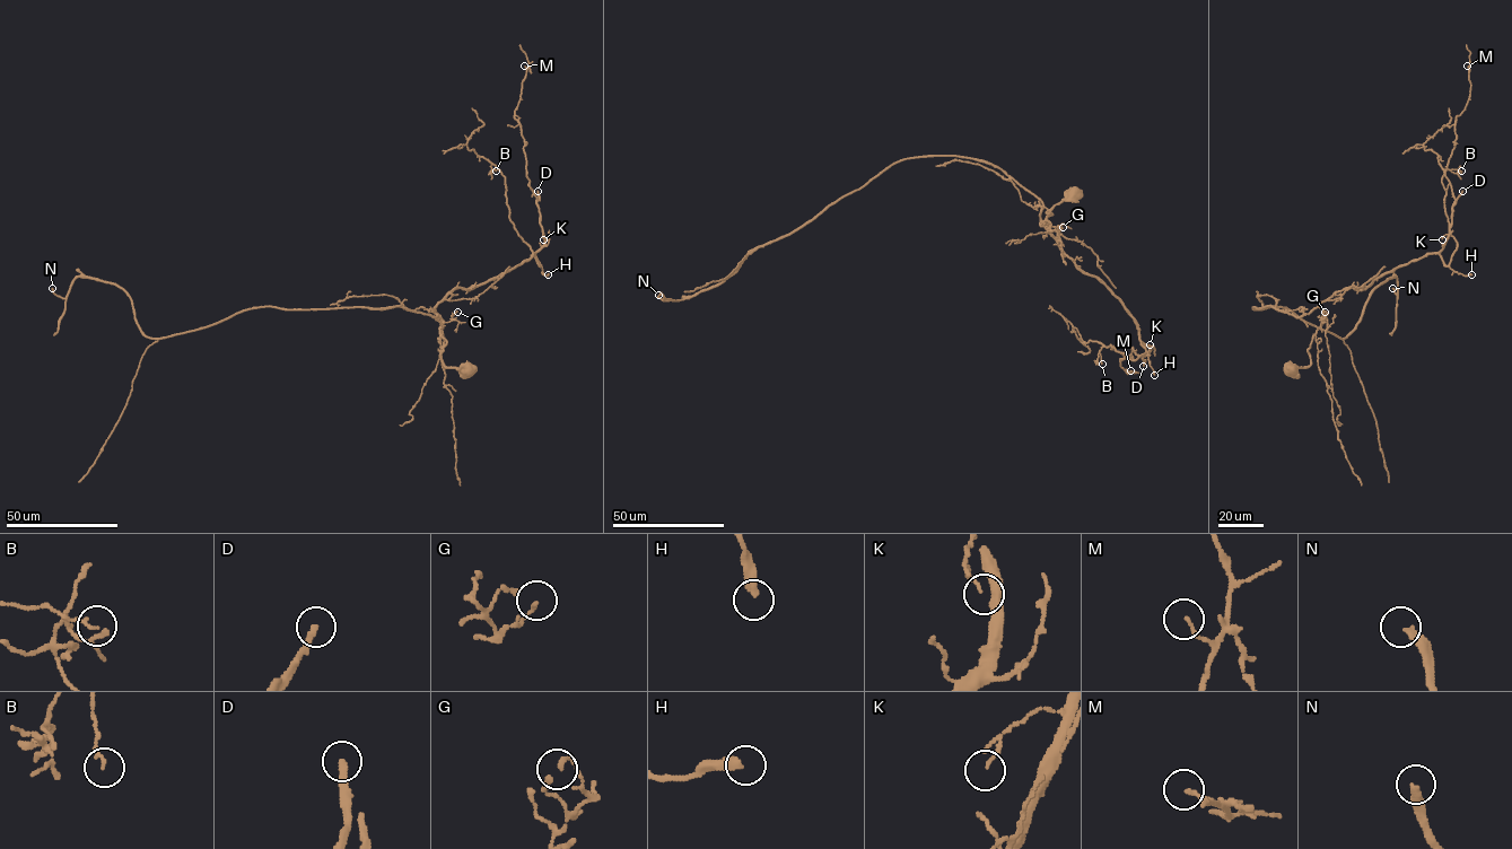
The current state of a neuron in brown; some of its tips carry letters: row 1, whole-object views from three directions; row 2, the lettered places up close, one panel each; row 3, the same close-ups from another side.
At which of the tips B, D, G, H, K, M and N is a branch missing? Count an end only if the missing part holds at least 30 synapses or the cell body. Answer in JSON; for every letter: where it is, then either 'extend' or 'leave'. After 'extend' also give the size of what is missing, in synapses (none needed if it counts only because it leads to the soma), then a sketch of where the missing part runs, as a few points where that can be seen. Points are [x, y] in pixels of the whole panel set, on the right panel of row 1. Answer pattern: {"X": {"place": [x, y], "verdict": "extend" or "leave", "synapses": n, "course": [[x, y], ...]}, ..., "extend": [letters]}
{"B": {"place": [1461, 171], "verdict": "leave"}, "D": {"place": [1462, 191], "verdict": "extend", "synapses": 70, "course": [[1462, 191], [1460, 160], [1426, 130], [1404, 128], [1427, 115], [1421, 113], [1419, 94], [1409, 107], [1421, 98]]}, "G": {"place": [1325, 312], "verdict": "leave"}, "H": {"place": [1471, 274], "verdict": "leave"}, "K": {"place": [1442, 239], "verdict": "leave"}, "M": {"place": [1467, 66], "verdict": "leave"}, "N": {"place": [1392, 288], "verdict": "leave"}, "extend": ["D"]}

